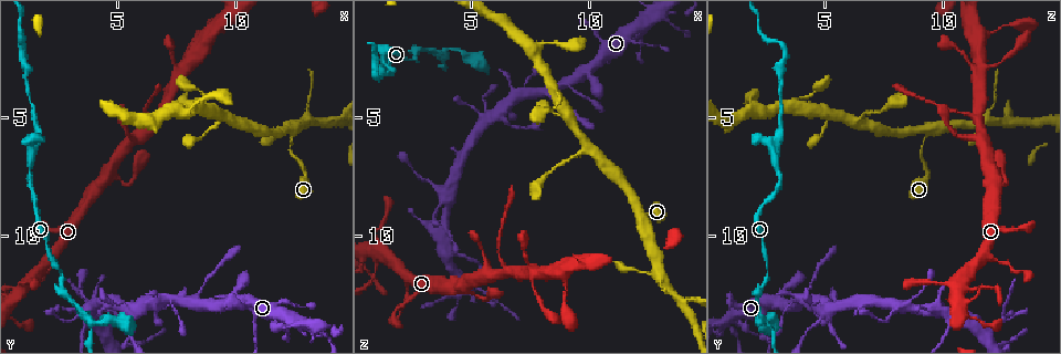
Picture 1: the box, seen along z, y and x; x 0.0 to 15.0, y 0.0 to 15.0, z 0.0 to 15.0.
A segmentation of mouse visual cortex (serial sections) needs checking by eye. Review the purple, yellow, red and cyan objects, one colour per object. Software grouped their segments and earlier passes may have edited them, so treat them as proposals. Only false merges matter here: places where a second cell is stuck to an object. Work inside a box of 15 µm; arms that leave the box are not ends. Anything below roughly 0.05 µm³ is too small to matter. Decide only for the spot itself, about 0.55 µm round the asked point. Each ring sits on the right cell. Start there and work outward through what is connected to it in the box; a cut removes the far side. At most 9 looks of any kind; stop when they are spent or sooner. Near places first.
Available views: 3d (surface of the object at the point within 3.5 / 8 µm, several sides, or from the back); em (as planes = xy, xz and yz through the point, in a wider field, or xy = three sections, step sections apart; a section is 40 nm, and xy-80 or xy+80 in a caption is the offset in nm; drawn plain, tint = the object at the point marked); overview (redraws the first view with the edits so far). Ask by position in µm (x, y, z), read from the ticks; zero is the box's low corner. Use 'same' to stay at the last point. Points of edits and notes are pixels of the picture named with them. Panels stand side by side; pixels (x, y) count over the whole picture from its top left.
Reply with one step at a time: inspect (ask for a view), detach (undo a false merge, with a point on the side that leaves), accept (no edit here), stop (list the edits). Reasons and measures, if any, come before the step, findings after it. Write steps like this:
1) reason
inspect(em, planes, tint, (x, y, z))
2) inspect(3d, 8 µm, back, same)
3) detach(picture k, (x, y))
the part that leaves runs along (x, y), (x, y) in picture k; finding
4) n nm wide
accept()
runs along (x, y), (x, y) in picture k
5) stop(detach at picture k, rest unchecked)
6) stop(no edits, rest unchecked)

inspect(3d, 3.5 µm, (8.1, 12.9, 3.9))

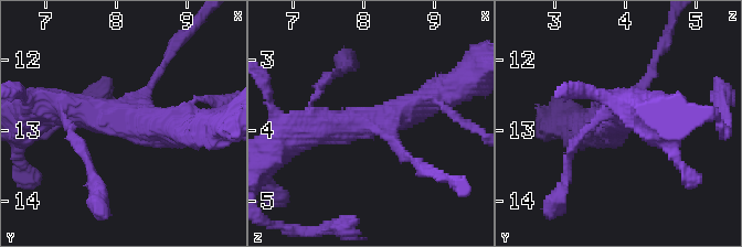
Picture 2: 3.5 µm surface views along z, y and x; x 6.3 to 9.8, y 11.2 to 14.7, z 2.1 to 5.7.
3 arms; arms of 150, 400, 400 nm; shape alone is not enough
inspect(em, xy, step 5, plain, (8.20, 12.85, 3.85))

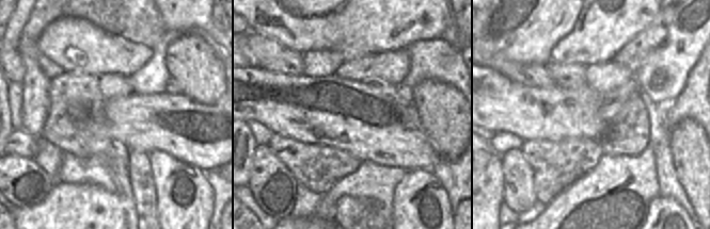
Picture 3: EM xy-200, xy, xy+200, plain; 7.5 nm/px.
inspect(em, xy, step 5, tint, same)

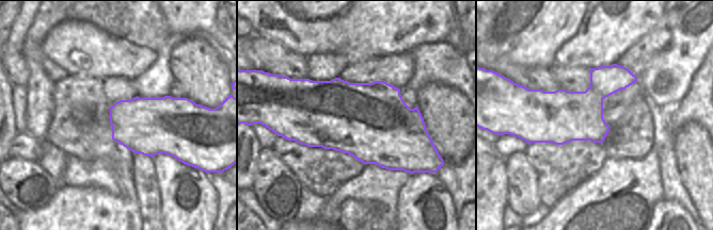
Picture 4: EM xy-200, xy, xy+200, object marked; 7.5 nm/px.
accept()
runs along (444, 92), (380, 120), (305, 131) in picture 2; all the same cell

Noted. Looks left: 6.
inspect(3d, 3.5 µm, (10.7, 14.4, 2.6))

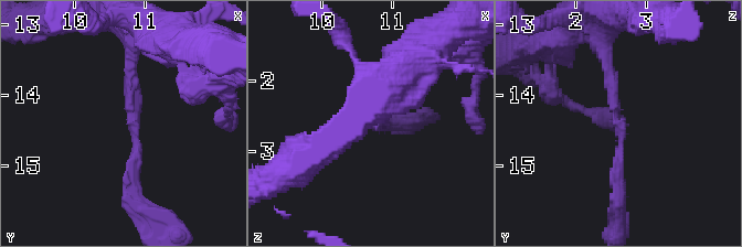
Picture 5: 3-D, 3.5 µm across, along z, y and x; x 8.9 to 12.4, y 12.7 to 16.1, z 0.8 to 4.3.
accept()
runs along (602, 46), (619, 128), (614, 162) in picture 5; continuous, no second cell

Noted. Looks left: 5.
narrows sharply
inspect(3d, 3.5 µm, (5.8, 13.0, 5.0))

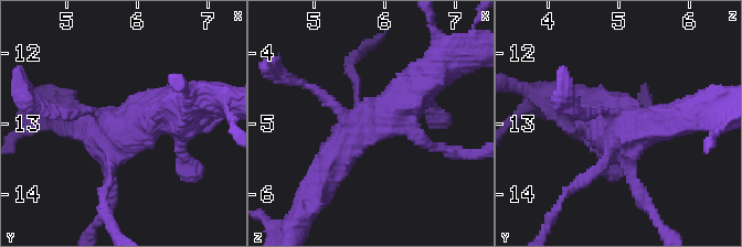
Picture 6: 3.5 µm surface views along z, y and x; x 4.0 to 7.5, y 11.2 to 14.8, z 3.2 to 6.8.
inspect(em, xy, step 5, tint, (5.80, 13.05, 4.90))

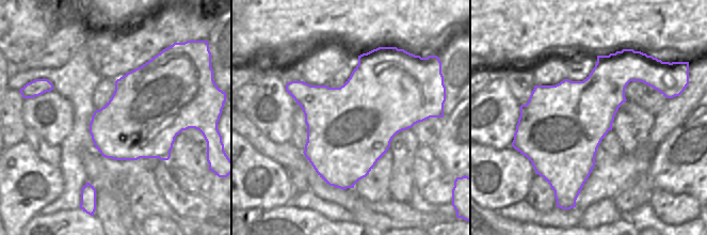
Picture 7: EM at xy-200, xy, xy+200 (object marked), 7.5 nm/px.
accept()
one cell here

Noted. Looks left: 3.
narrows sharply
inspect(3d, 3.5 µm, (1.1, 12.1, 10.5))

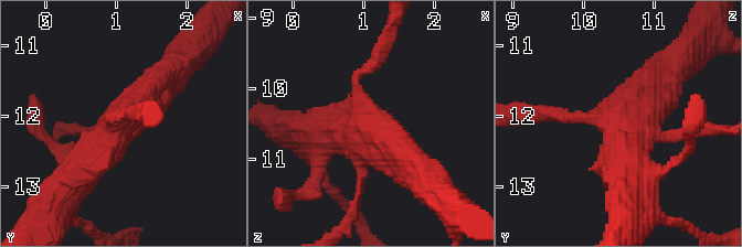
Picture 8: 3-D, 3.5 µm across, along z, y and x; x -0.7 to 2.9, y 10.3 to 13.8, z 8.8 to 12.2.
now the EM
inspect(em, xy, step 3, tint, (1.10, 12.00, 10.50))

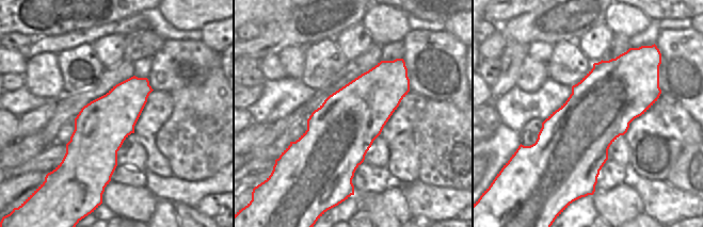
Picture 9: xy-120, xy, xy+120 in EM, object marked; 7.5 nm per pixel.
4 arms; arms of 150, 150, 500, 600 nm
accept()
runs along (169, 77), (67, 185) in picture 8; all the same cell

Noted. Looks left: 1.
stop(no edits, rest unchecked)

